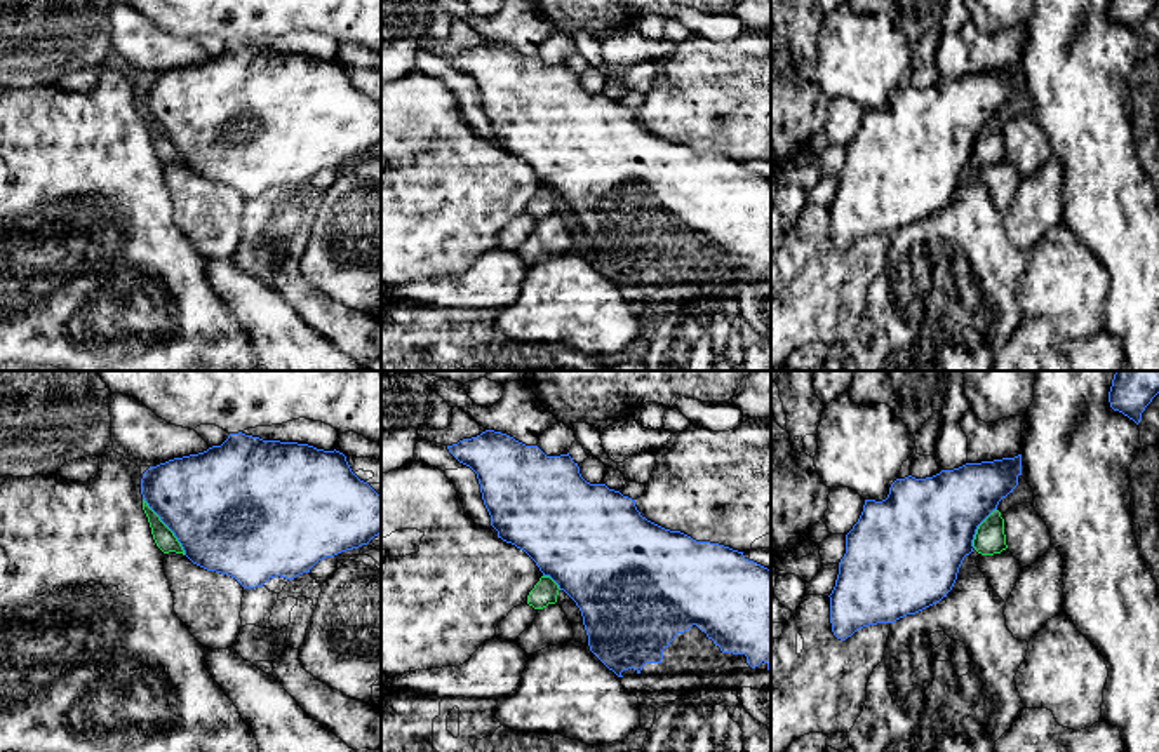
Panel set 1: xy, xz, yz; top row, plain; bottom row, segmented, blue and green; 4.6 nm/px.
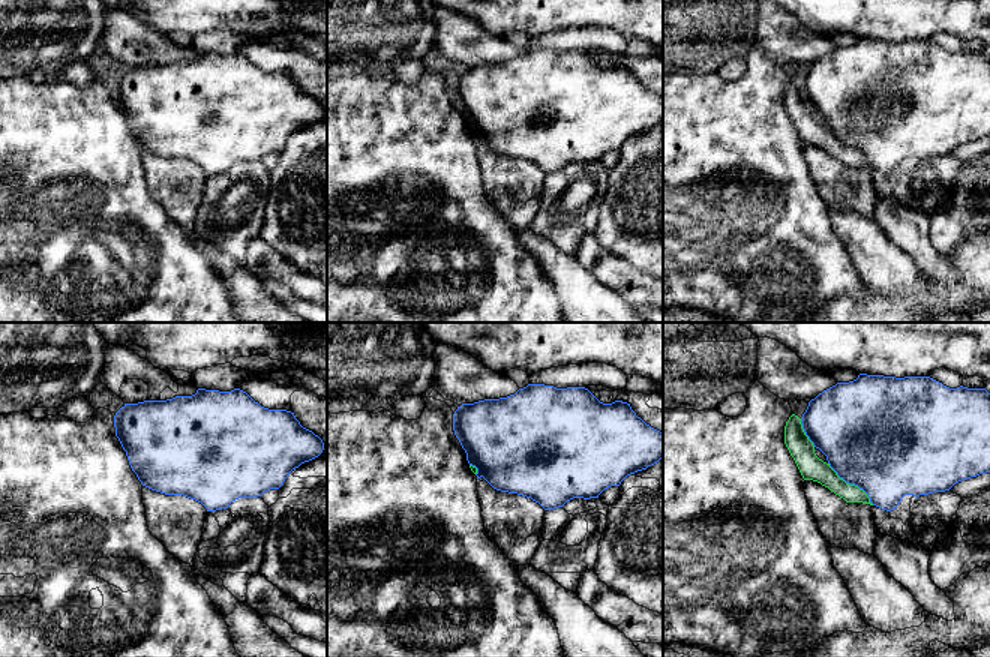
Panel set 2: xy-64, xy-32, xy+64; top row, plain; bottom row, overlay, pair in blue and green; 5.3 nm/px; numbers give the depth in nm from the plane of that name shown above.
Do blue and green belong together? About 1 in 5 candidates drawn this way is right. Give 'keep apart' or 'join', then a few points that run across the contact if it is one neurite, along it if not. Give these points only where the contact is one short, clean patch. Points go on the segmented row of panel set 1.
keep apart

